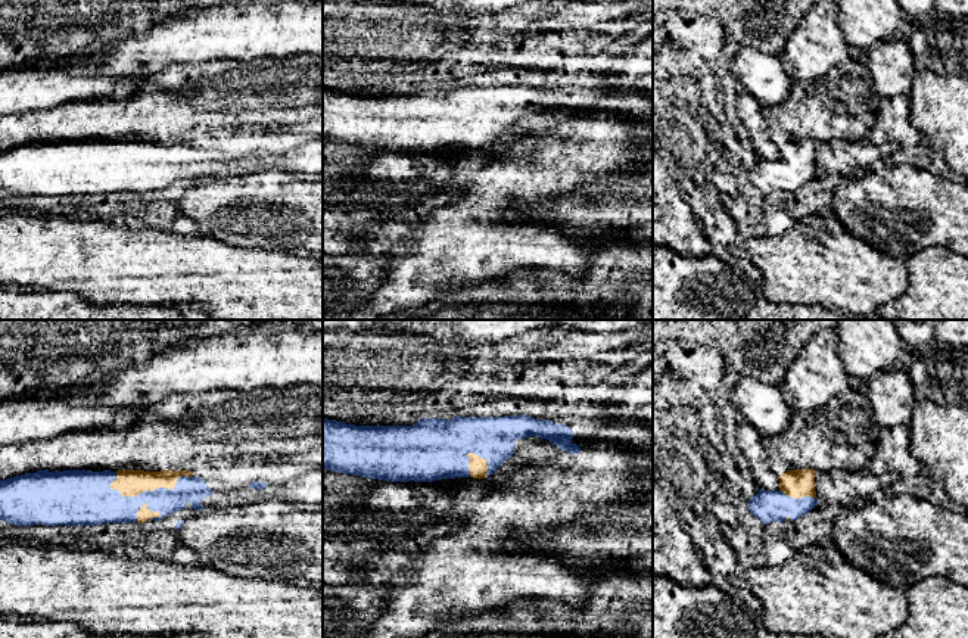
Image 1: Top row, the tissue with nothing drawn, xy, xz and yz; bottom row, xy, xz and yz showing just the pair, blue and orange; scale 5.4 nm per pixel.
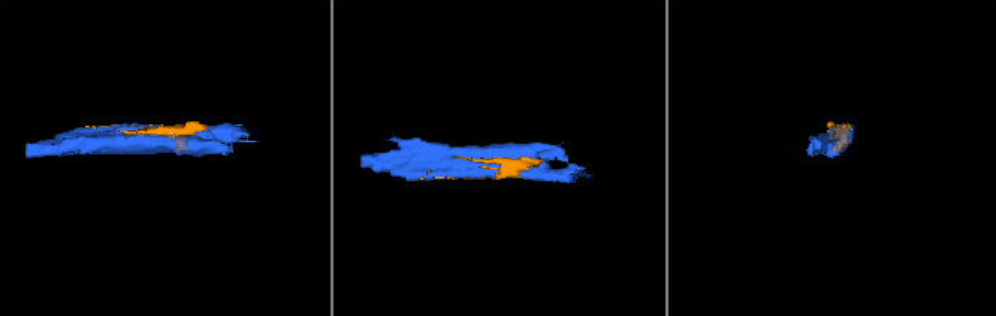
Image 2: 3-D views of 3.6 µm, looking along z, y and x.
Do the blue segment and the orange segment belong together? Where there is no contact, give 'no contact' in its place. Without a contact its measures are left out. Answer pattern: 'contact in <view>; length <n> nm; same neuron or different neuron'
contact in xy; length 460 nm; same neuron

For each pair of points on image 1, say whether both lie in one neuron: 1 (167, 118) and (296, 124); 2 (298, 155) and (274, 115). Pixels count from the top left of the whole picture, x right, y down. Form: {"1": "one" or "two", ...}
{"1": "one", "2": "two"}

